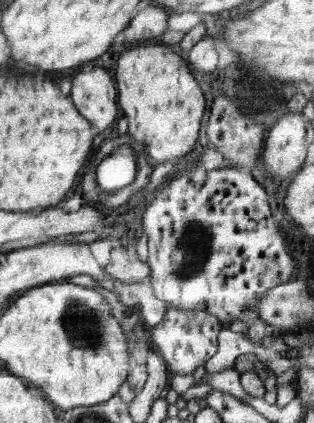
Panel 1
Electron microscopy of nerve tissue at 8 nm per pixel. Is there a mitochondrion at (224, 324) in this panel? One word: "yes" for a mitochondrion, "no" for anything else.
no

